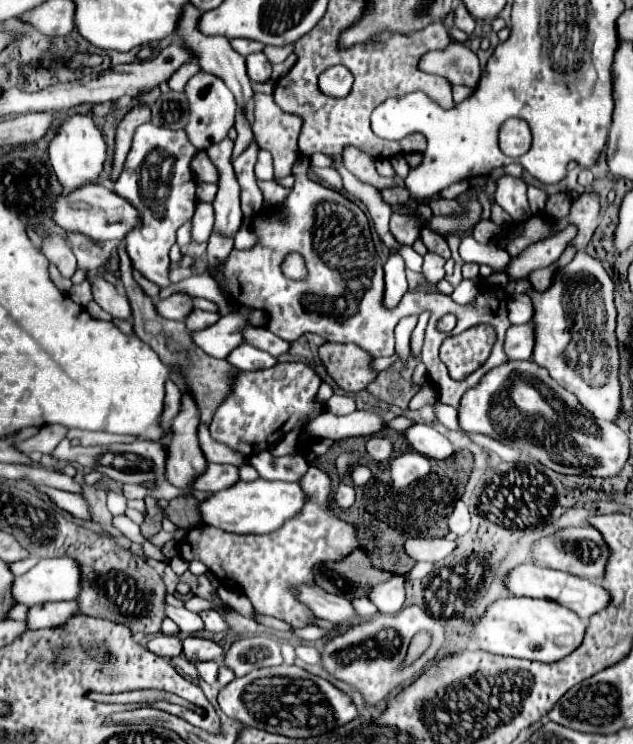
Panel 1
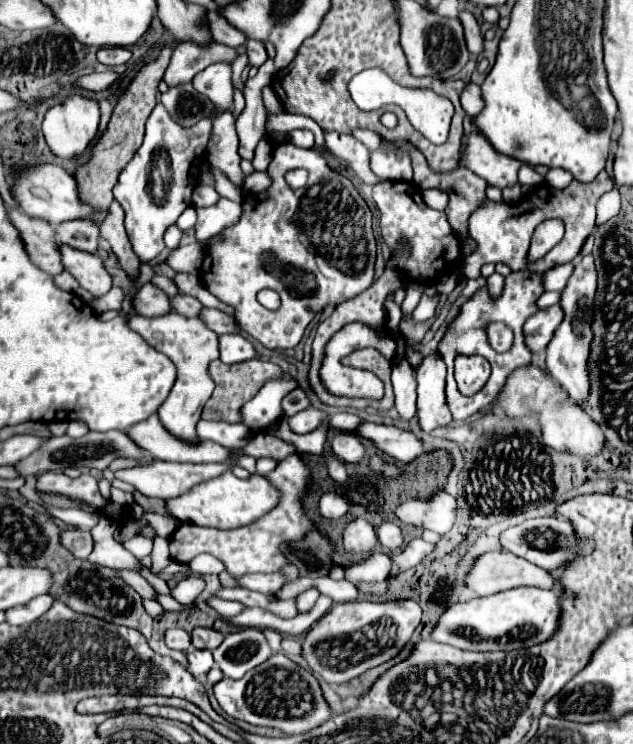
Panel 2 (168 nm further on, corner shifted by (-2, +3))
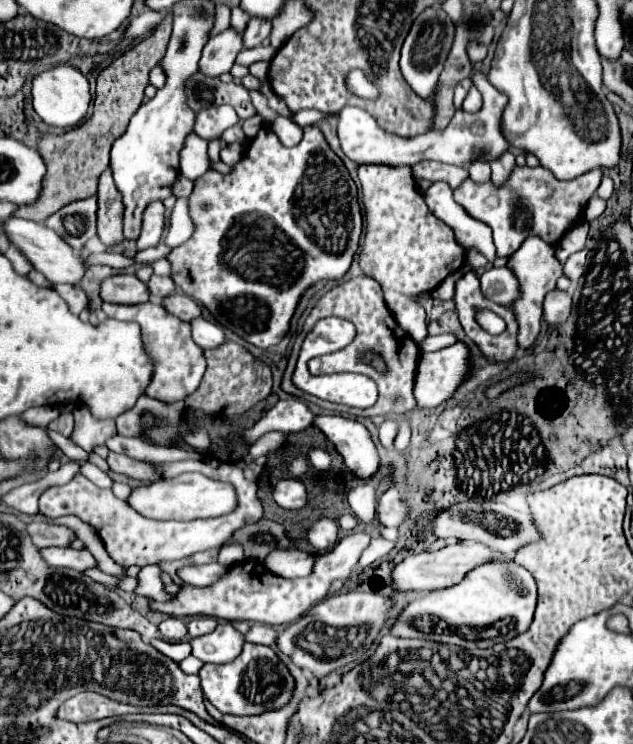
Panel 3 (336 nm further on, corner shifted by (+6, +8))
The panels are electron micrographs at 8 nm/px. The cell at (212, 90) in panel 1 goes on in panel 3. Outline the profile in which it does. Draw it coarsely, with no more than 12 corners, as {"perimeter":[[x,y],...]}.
{"perimeter":[[232,28],[208,40],[200,74],[216,78],[230,72],[242,50]]}

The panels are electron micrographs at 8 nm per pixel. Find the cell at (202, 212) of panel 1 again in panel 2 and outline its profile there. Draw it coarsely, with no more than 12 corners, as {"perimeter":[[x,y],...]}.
{"perimeter":[[196,185],[194,207],[208,207],[220,199],[210,185]]}

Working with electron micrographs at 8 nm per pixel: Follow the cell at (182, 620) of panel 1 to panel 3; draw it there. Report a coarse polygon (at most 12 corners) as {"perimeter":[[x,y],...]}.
{"perimeter":[[44,548],[50,566],[98,568],[94,554],[74,548]]}

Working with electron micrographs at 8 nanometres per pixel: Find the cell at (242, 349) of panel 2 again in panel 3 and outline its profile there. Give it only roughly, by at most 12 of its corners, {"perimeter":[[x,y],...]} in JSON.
{"perimeter":[[206,318],[192,320],[192,338],[204,350],[226,342],[224,330]]}

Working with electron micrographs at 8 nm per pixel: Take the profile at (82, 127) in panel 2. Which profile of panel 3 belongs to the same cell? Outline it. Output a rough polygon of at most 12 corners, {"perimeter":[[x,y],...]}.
{"perimeter":[[56,66],[32,82],[34,112],[76,128],[90,106],[88,80]]}

